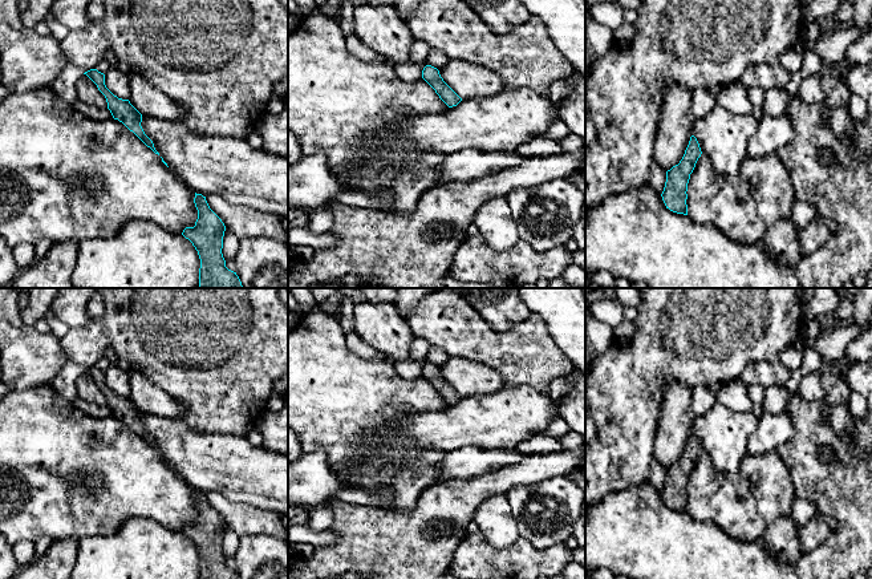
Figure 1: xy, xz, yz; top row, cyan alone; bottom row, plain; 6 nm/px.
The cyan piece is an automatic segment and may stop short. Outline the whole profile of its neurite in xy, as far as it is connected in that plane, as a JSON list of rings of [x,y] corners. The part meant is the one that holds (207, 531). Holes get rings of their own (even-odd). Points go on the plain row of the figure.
[[[195,490],[198,517],[194,525],[186,525],[182,533],[188,537],[200,556],[199,579],[240,579],[236,570],[226,564],[222,551],[226,523],[210,506],[206,494]]]

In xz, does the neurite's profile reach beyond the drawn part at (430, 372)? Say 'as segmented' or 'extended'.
as segmented

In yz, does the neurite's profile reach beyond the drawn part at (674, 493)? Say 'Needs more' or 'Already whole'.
Already whole

